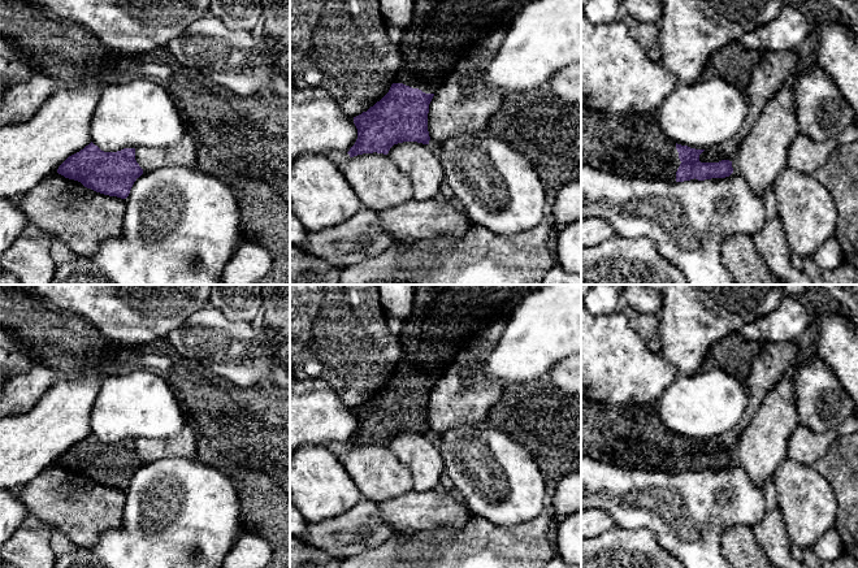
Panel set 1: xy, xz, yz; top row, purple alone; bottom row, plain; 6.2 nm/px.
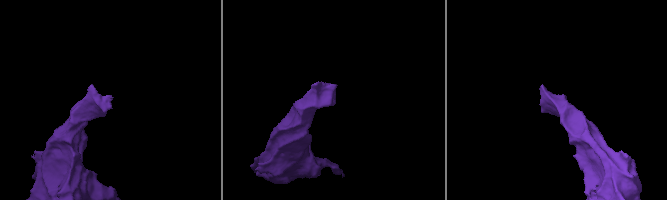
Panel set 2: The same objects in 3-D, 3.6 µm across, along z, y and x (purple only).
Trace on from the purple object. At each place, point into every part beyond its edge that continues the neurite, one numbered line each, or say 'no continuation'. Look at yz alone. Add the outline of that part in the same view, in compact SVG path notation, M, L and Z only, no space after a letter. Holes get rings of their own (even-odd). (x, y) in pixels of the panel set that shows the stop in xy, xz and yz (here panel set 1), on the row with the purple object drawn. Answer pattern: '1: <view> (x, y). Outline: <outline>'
1: yz (640, 151). Outline: M581 105L581 164L620 178L676 182L681 161L676 143L663 134L656 120L625 123L619 114L607 114Z

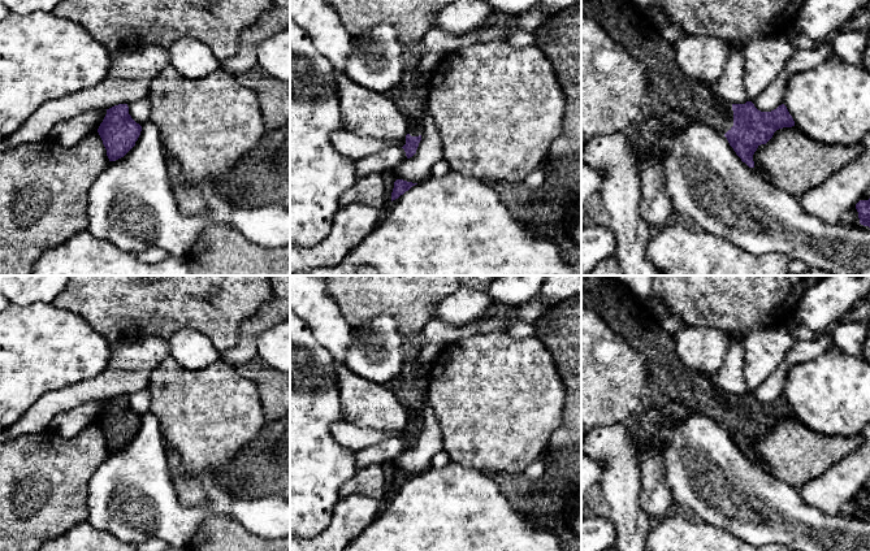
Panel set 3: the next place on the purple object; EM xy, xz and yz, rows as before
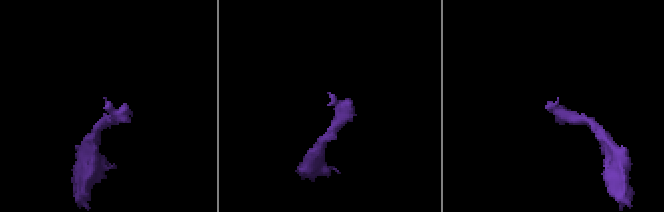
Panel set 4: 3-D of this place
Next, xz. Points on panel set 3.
1: xz (410, 96). Outline: M411 58L398 86L388 92L390 101L406 118L410 126L407 134L411 136L421 135L420 123L428 107L429 81L430 75L423 74L415 58Z

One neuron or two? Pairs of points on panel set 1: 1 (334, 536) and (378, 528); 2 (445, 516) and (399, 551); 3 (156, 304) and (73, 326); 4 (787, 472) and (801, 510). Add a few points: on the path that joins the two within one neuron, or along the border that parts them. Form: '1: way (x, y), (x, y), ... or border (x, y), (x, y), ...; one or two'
1: way (345, 534), (358, 529), (368, 529); one
2: border (460, 528), (434, 527), (399, 532); two
3: border (63, 308), (86, 317), (112, 342); two
4: way (793, 481), (801, 489), (801, 501); one

